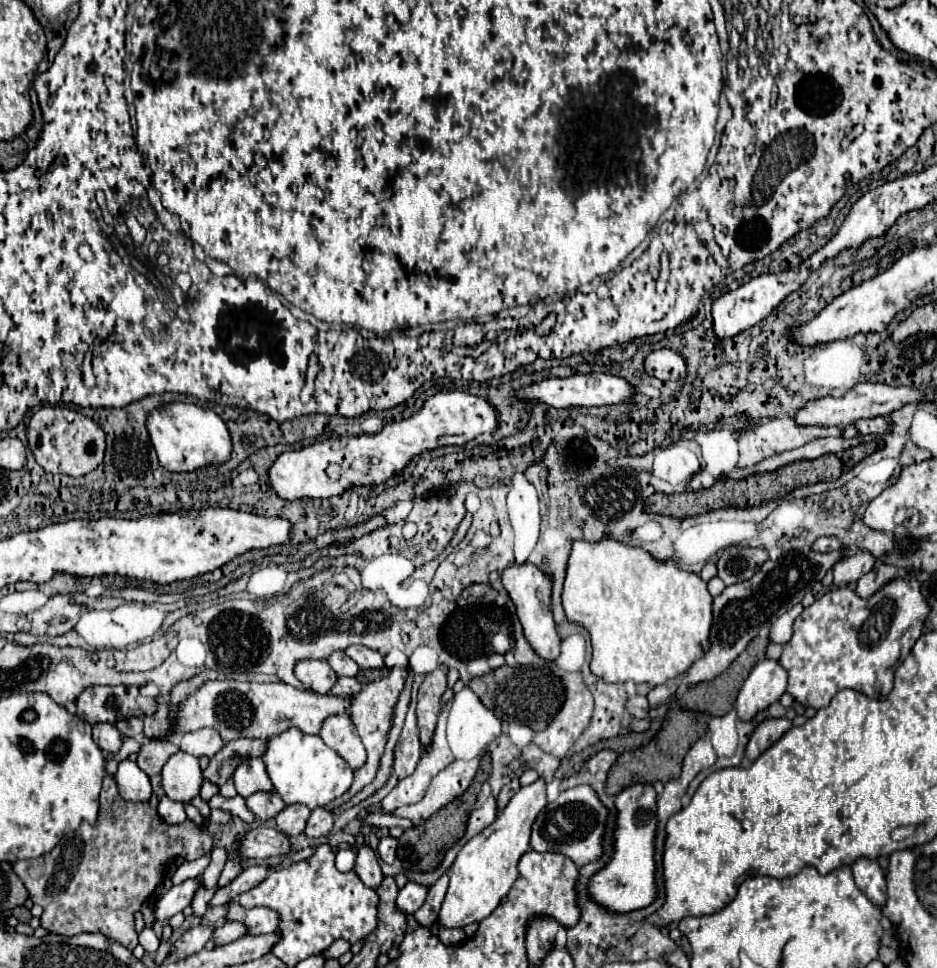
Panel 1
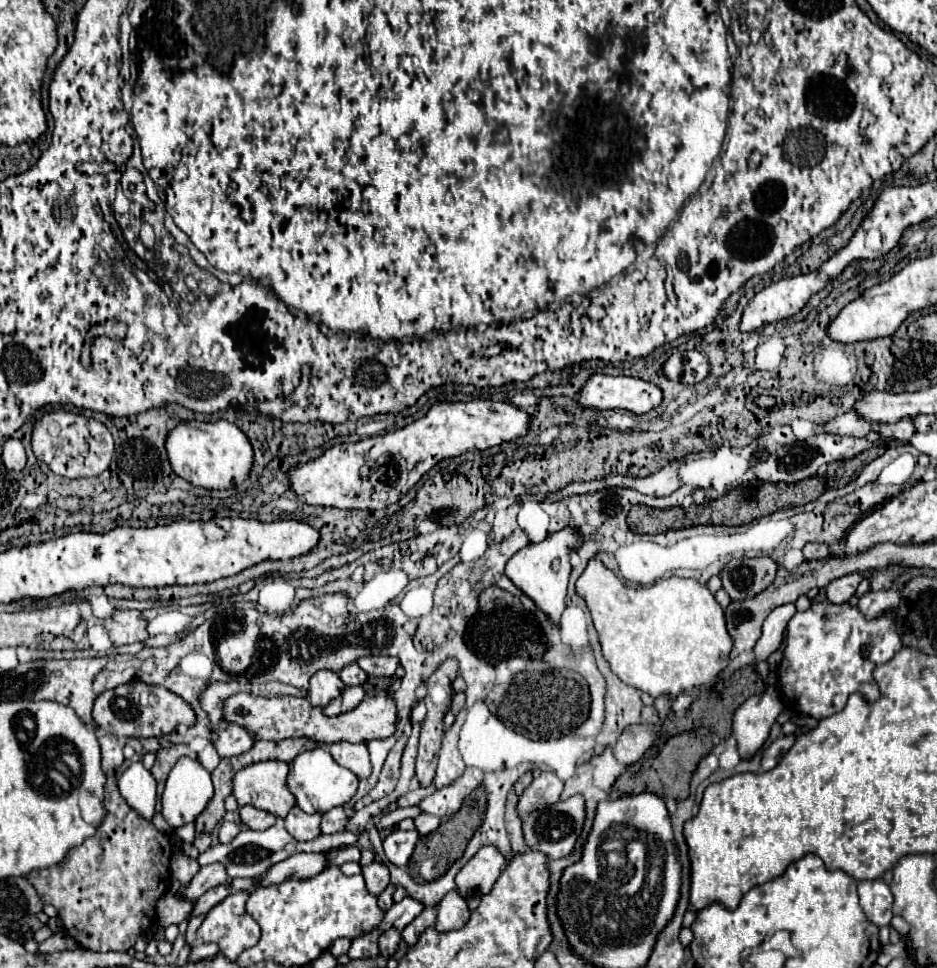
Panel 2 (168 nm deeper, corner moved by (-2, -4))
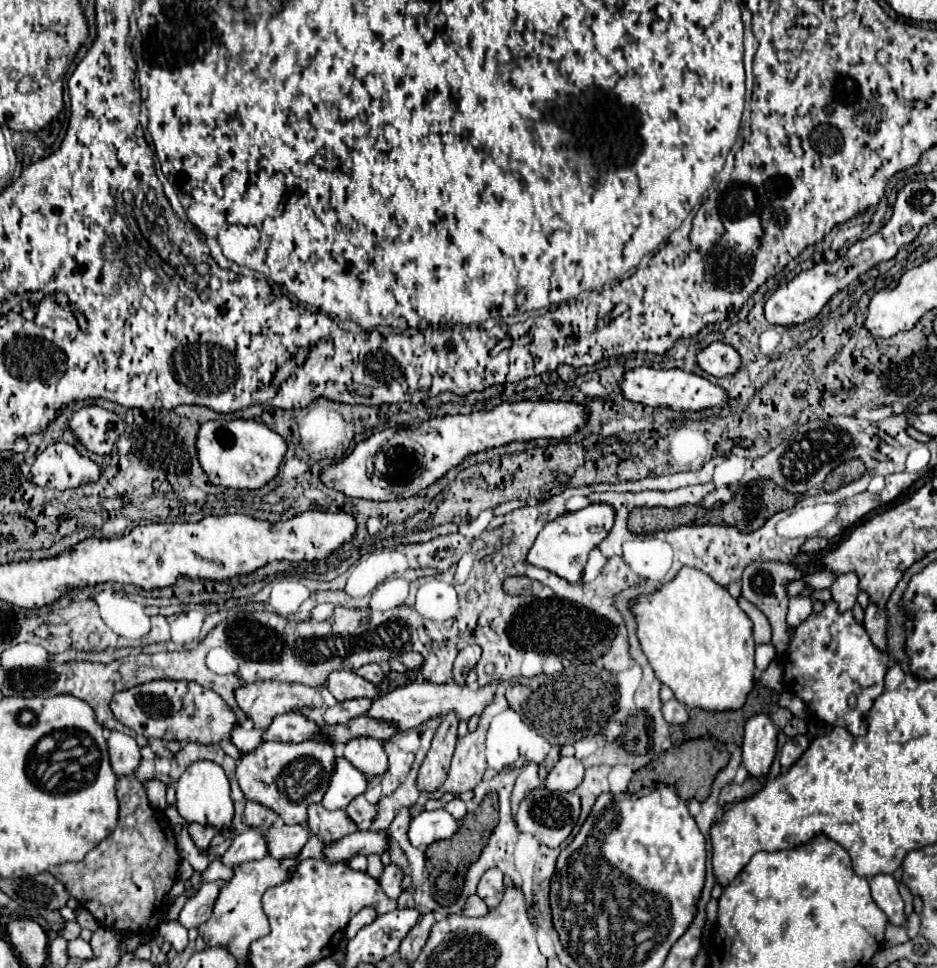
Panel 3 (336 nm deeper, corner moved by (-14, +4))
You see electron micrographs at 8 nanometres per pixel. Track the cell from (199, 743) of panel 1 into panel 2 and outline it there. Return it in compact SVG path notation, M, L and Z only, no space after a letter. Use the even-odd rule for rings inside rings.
M240 725L220 729L218 735L220 735L220 739L214 745L216 745L220 757L232 757L232 755L246 753L256 743L252 733L248 729L244 729L244 727L240 727Z

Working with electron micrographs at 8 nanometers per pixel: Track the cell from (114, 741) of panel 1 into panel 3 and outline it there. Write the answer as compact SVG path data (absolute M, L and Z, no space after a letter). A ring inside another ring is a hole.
M112 731L108 737L108 751L110 751L110 765L116 773L116 777L136 771L136 767L140 763L140 747L136 745L136 741L130 735Z

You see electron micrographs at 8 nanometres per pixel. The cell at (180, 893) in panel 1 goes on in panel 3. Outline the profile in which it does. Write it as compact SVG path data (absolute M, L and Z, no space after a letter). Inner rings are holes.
M248 829L234 837L230 849L220 859L226 867L234 869L236 865L242 865L244 861L254 861L262 857L266 857L266 841L262 839L258 831Z

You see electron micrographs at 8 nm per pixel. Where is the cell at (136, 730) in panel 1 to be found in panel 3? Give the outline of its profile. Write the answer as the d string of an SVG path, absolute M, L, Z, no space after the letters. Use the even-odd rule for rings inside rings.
M152 739L148 741L150 749L158 755L158 757L168 757L172 759L178 751L180 751L180 743L178 741L164 741L164 739Z

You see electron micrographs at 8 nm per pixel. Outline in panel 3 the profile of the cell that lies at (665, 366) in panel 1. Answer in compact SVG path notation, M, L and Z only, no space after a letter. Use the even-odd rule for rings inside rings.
M722 341L710 343L708 347L700 349L696 355L696 361L702 371L706 371L708 375L714 375L714 377L726 377L726 375L738 371L738 367L740 367L738 351Z

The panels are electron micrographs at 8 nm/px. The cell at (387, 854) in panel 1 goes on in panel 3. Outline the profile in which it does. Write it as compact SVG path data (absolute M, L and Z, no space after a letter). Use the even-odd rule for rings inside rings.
M444 809L422 811L412 819L408 829L408 839L414 847L426 849L430 843L440 839L450 839L458 831L458 823Z

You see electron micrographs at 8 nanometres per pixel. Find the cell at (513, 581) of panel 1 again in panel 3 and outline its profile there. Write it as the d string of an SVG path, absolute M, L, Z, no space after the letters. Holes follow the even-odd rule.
M592 503L576 513L560 515L554 521L546 523L546 527L538 533L528 553L528 563L566 579L570 585L576 585L586 567L588 553L596 545L600 545L602 539L606 539L606 535L612 529L612 523L614 523L614 509L610 505L600 505L600 503Z

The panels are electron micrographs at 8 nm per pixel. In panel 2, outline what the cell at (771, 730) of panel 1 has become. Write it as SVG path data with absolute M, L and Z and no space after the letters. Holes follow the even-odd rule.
M782 735L782 737L778 737L766 751L764 751L764 755L762 755L762 769L764 771L770 771L770 769L774 769L778 763L780 763L780 759L788 753L788 749L794 745L794 737L792 735Z

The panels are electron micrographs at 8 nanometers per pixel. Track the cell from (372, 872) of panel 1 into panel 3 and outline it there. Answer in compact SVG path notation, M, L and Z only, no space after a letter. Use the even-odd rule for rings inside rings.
M390 863L390 865L384 867L384 873L380 875L380 887L384 889L384 893L390 899L398 899L398 895L402 893L402 885L400 885L402 877L404 877L404 873L398 865Z

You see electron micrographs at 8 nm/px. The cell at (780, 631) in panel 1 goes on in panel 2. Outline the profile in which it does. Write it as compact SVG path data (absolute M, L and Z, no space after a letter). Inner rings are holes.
M788 603L788 605L776 607L766 617L764 627L762 627L762 637L756 641L756 647L754 647L756 661L764 661L770 653L774 653L780 647L784 631L786 631L786 625L794 617L794 613L796 613L794 603Z

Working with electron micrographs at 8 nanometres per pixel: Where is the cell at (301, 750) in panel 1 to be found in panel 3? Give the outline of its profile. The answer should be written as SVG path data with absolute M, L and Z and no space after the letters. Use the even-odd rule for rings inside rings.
M336 757L334 773L330 777L330 785L324 793L322 805L330 811L344 809L354 797L362 795L368 787L368 779L360 769L356 769L346 757Z

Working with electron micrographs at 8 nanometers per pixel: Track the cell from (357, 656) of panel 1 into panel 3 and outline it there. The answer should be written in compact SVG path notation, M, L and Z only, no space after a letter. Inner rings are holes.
M402 653L398 657L392 657L388 663L390 663L390 669L404 673L410 669L418 669L422 665L422 655L420 653Z

